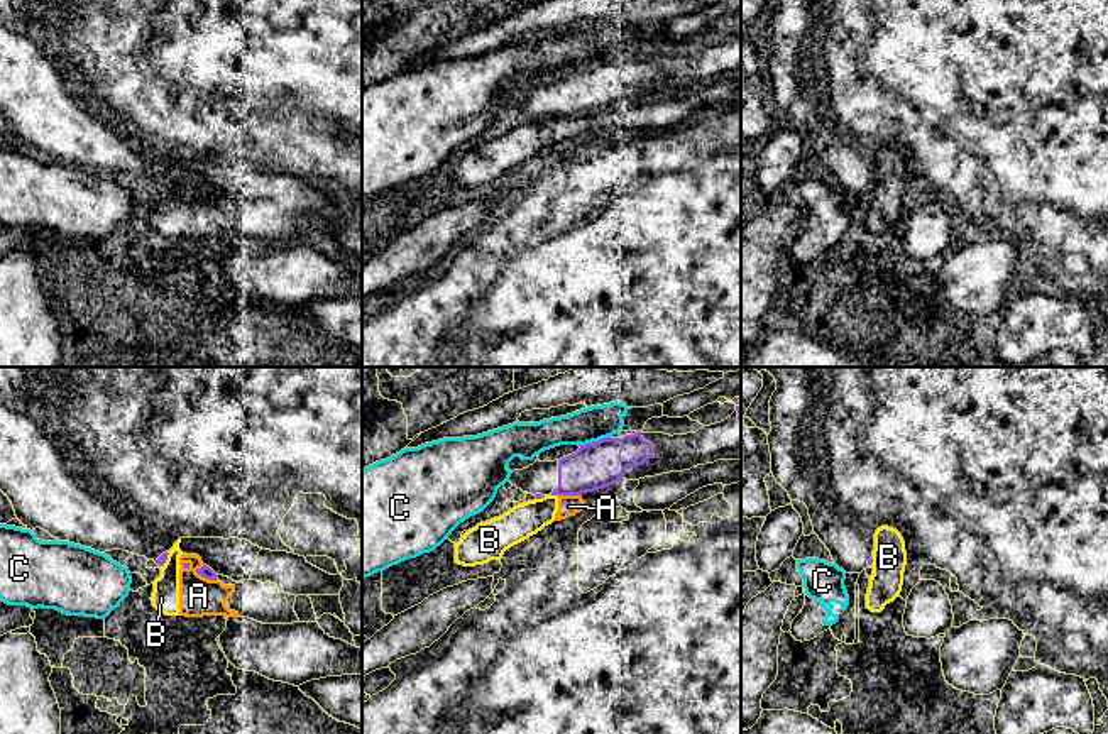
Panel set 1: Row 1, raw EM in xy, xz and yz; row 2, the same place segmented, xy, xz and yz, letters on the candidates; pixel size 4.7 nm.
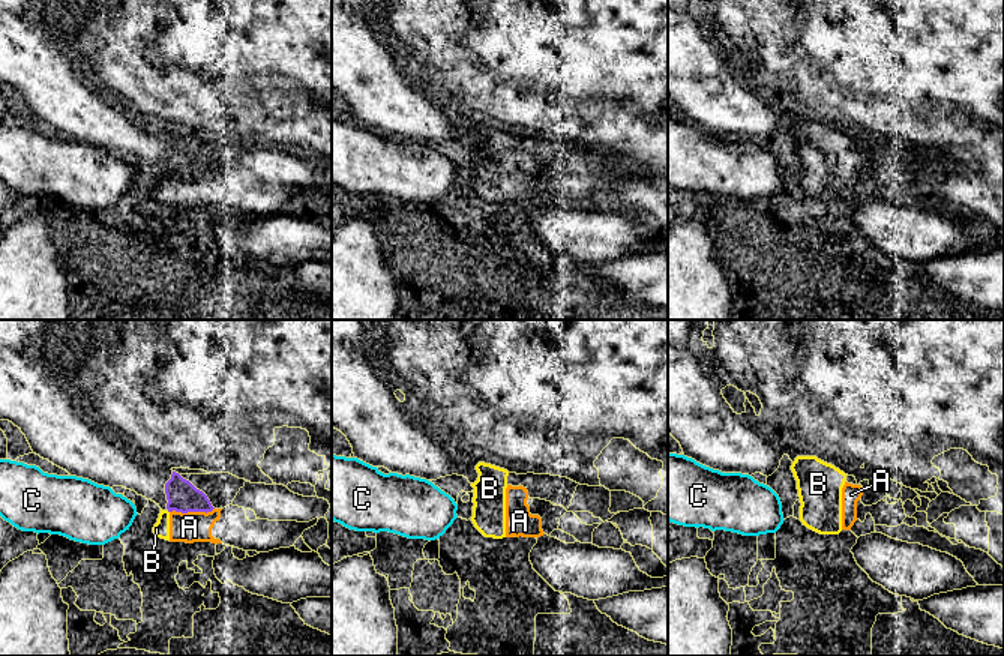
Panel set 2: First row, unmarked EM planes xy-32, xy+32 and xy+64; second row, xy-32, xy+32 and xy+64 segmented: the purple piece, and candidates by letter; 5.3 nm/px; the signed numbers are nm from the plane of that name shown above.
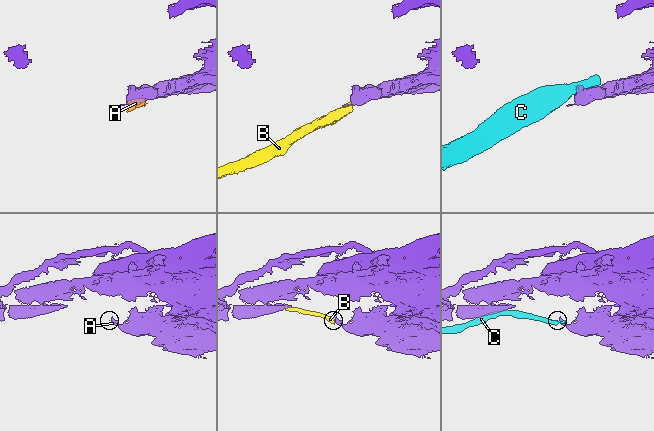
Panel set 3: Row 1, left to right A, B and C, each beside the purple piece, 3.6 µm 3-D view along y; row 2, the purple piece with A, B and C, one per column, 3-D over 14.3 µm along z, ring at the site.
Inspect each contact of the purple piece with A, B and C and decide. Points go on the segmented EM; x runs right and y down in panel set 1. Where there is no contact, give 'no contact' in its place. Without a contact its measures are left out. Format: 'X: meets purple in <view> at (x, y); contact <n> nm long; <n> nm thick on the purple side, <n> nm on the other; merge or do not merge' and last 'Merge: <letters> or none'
A: meets purple in xy at (205, 577); contact 120 nm long; 60 nm thick on the purple side, 190 nm on the other; do not merge
B: meets purple in xz at (555, 494); contact 30 nm long; 220 nm thick on the purple side, 160 nm on the other; do not merge
C: meets purple in xz at (594, 442); contact 160 nm long; 220 nm thick on the purple side, 160 nm on the other; do not merge
Merge: none

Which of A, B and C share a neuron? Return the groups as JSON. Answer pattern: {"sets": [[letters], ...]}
{"sets": [["A", "B"], ["C"]]}

